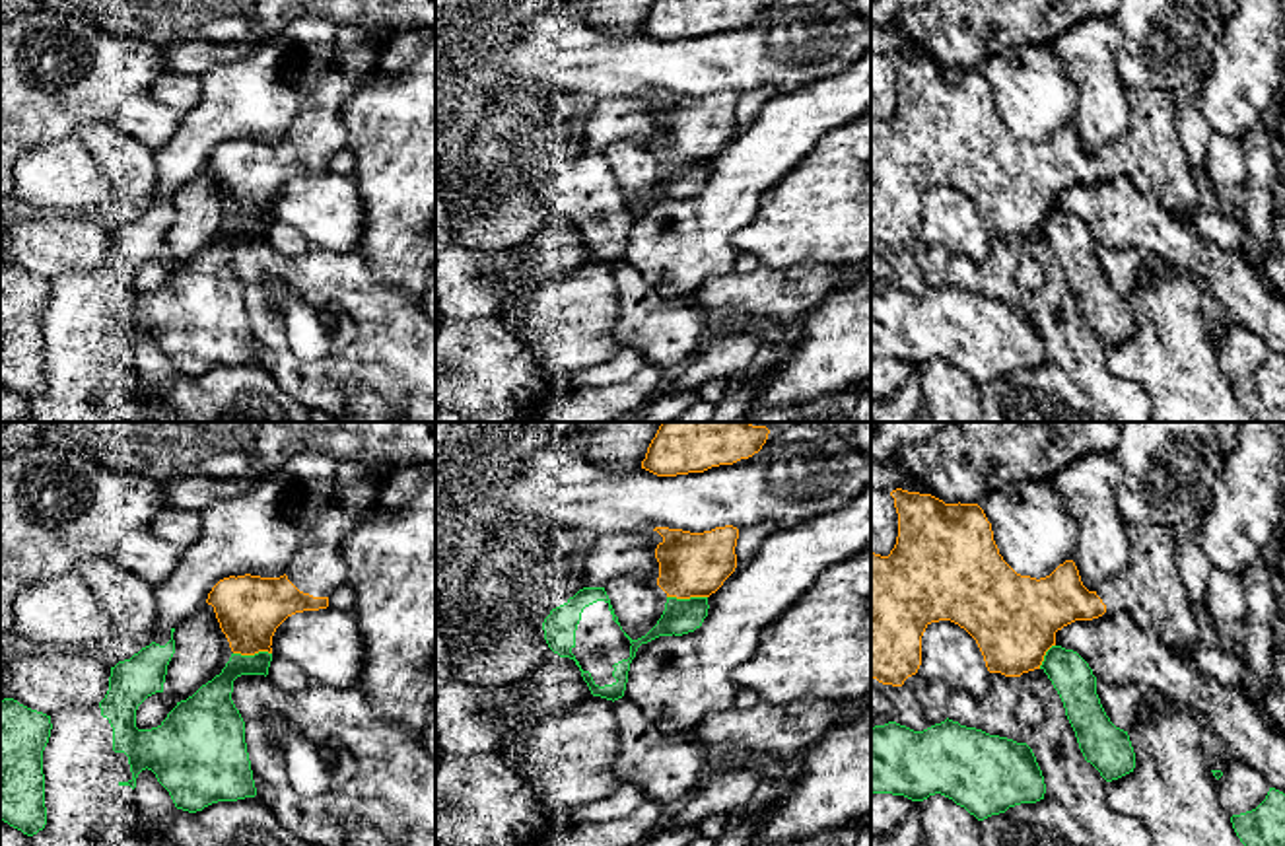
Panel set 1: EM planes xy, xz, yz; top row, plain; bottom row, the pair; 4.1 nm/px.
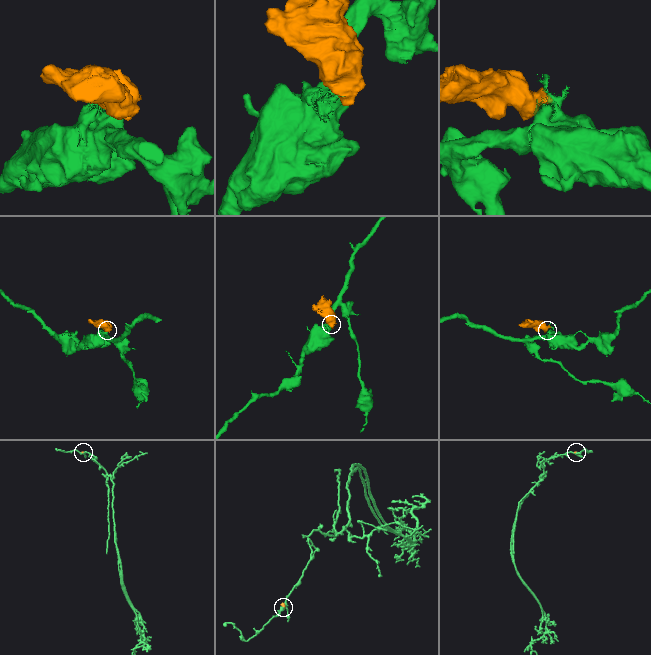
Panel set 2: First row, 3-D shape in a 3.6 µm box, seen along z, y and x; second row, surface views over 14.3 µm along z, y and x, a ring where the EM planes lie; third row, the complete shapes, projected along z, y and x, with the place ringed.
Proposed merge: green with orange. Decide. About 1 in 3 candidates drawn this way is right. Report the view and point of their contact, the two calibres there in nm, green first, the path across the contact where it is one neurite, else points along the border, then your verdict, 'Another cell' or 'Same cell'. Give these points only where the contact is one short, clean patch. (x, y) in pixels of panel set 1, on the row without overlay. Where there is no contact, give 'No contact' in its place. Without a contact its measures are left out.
Touches green at xz (687, 164). Thickness 140 nm (green) against 280 nm. Boundary: xz (667, 160), (706, 162). Another cell

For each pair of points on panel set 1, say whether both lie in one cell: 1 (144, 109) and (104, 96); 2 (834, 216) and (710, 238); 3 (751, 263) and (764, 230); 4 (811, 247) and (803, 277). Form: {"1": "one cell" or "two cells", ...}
{"1": "two cells", "2": "two cells", "3": "two cells", "4": "two cells"}

